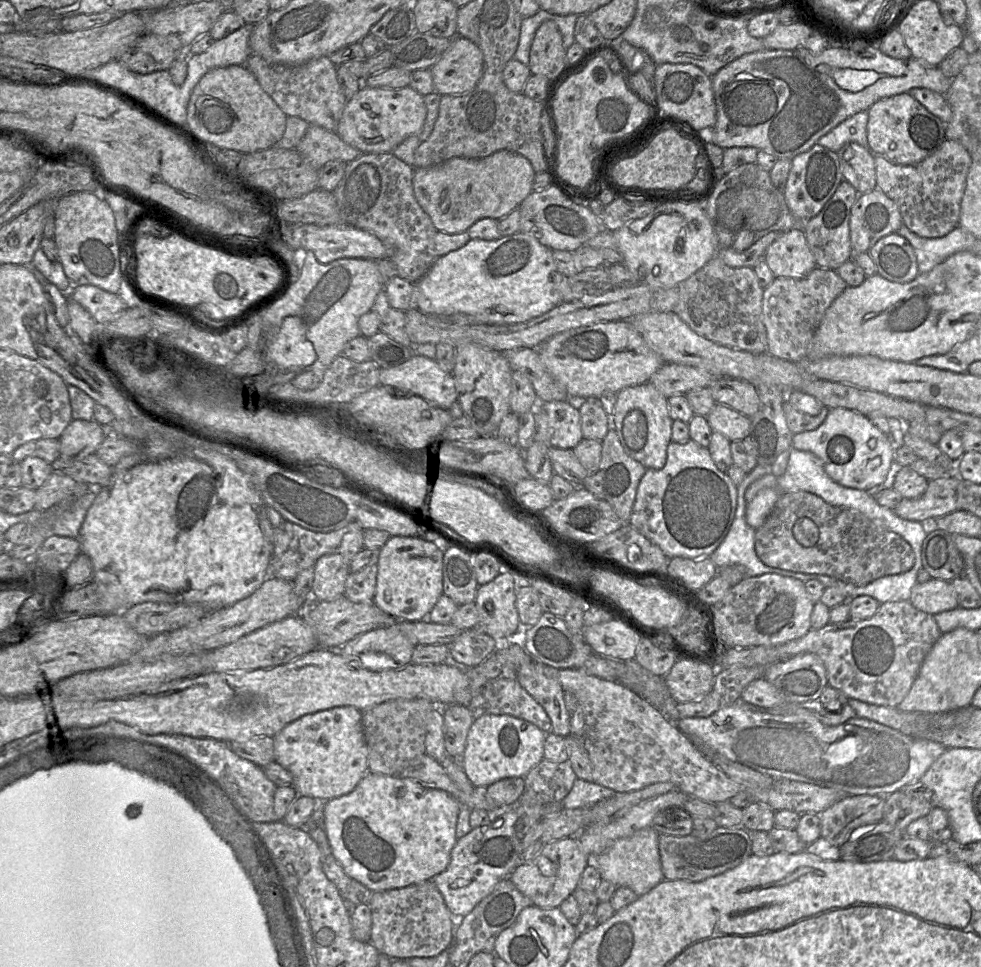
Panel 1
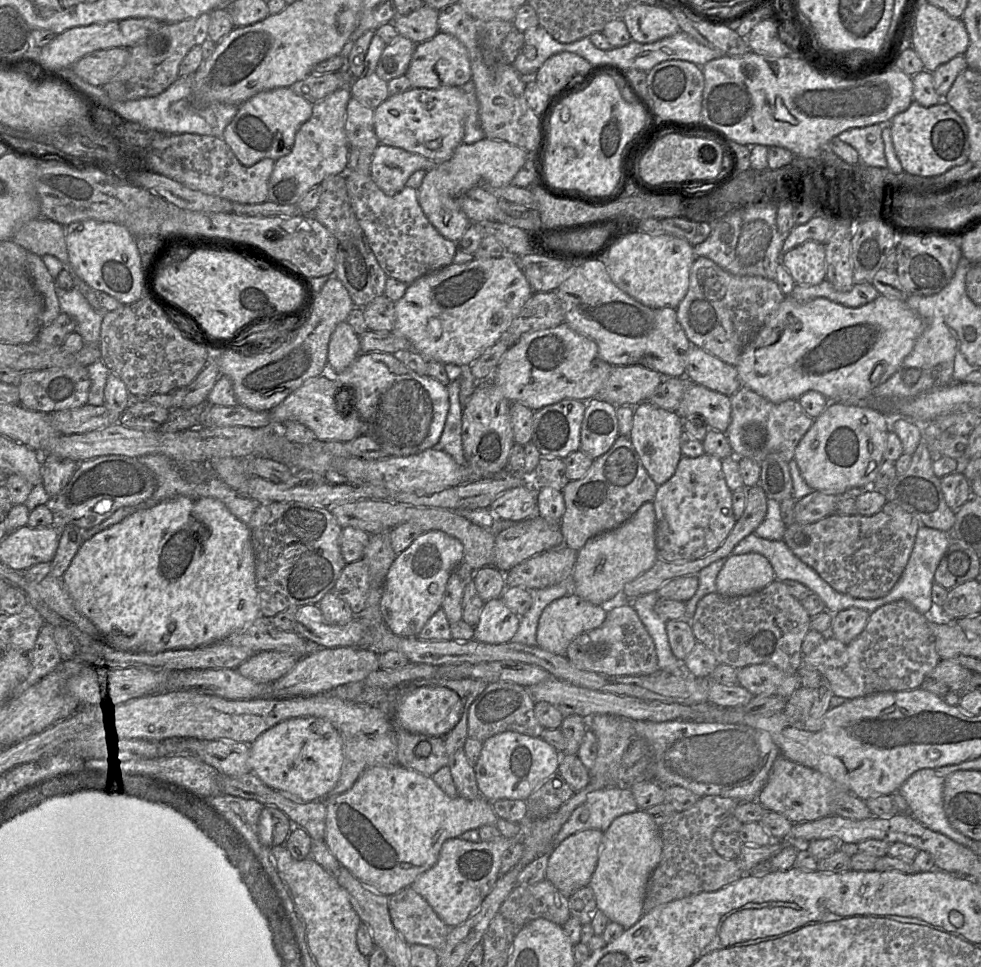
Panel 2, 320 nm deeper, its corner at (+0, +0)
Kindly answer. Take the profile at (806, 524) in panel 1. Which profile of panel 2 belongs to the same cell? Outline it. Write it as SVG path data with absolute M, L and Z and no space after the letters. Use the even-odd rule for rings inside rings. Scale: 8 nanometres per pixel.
M887 501L885 505L882 507L882 509L872 516L861 515L845 516L831 514L817 522L810 524L800 524L794 522L793 524L786 526L783 541L787 544L787 546L795 556L797 556L806 565L814 569L819 574L819 576L837 592L858 599L877 599L887 595L903 574L903 571L908 563L909 557L913 550L917 531L920 526L921 526L920 521L914 515L903 509L897 503Z

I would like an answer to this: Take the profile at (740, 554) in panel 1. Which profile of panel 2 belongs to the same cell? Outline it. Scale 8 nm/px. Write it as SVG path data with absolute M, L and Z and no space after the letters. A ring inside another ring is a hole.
M753 532L736 545L731 554L741 555L746 553L763 555L771 564L777 580L797 581L823 600L823 596L818 592L821 589L819 584L823 585L819 580L822 578L814 569L795 556L783 540L767 540L758 537Z

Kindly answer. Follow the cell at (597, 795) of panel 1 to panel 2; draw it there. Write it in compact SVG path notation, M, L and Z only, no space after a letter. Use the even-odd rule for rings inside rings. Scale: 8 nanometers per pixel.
M606 788L587 795L584 804L576 808L553 840L552 849L568 836L580 831L606 831L619 816L639 810L630 789Z

